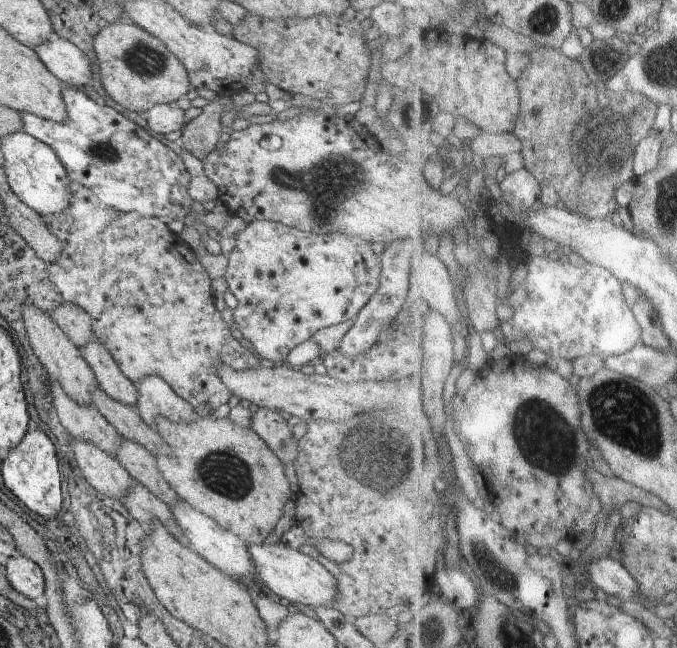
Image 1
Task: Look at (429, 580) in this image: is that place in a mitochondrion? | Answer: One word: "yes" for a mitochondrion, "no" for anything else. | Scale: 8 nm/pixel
no

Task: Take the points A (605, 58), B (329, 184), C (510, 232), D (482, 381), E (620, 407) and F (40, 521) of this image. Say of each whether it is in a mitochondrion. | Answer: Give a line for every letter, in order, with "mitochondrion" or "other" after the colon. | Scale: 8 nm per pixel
A: other
B: mitochondrion
C: other
D: other
E: mitochondrion
F: other

